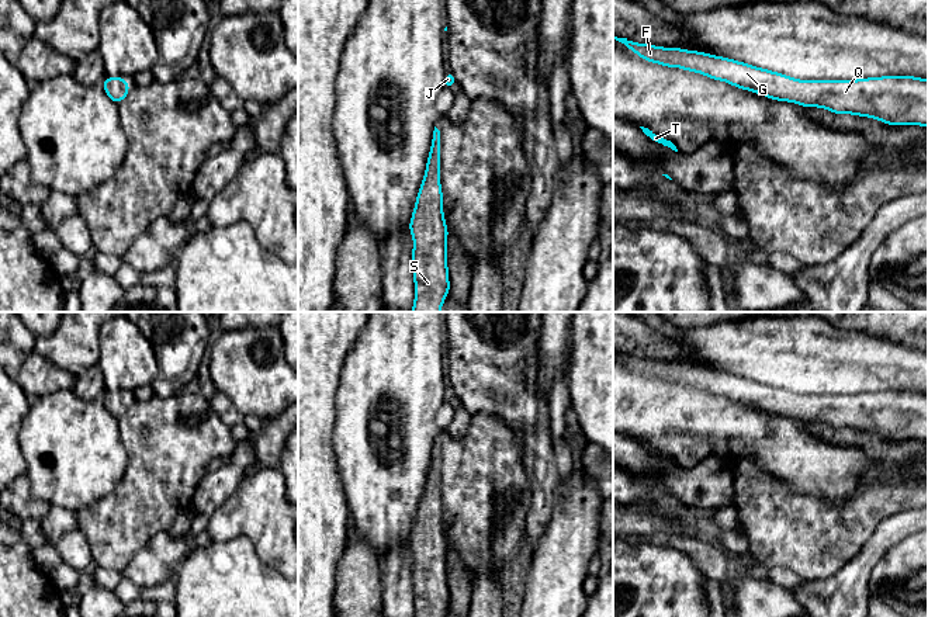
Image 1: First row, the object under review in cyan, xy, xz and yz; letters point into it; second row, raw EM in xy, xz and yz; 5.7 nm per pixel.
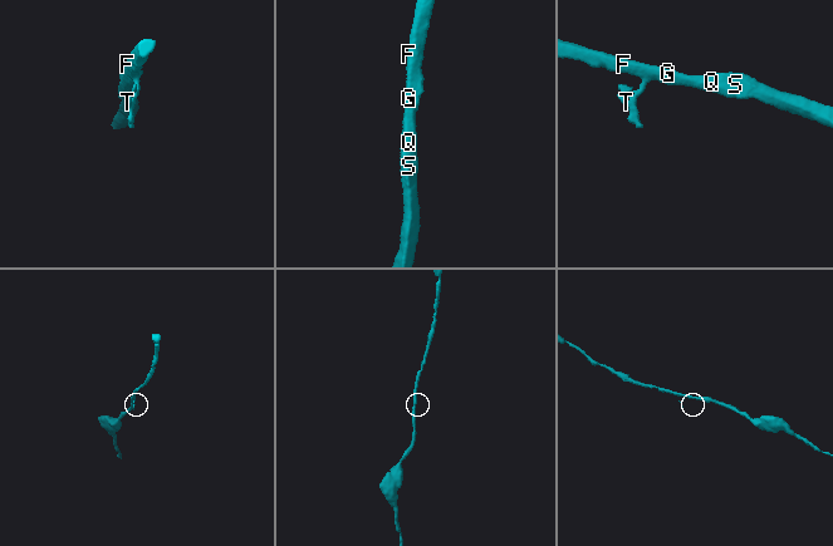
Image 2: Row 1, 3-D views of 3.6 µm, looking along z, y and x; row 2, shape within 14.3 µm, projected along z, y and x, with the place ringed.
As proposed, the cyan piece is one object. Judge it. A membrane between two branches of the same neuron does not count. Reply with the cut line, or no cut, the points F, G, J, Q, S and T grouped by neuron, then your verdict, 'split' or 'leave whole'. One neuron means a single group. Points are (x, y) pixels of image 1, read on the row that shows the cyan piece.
cut none; groups F G J Q S T; leave whole

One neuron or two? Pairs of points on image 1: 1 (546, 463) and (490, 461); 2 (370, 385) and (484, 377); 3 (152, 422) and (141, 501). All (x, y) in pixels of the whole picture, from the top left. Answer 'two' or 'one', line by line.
1: two
2: two
3: one

